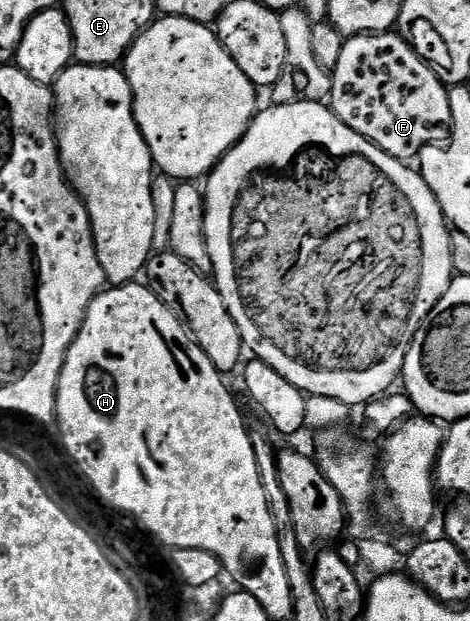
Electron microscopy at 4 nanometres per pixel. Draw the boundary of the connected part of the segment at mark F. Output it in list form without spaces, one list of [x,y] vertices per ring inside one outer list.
[[[387,32],[385,34],[355,34],[346,38],[344,52],[340,52],[340,60],[332,72],[332,92],[328,99],[328,105],[330,109],[334,111],[337,118],[344,120],[344,124],[348,124],[348,128],[352,128],[352,132],[360,132],[360,136],[364,136],[364,140],[376,144],[384,152],[388,152],[388,156],[392,156],[396,160],[407,164],[413,163],[415,159],[417,159],[418,153],[424,148],[445,143],[447,139],[449,139],[450,129],[452,128],[450,90],[439,80],[431,66],[414,51],[413,46],[397,32]]]

